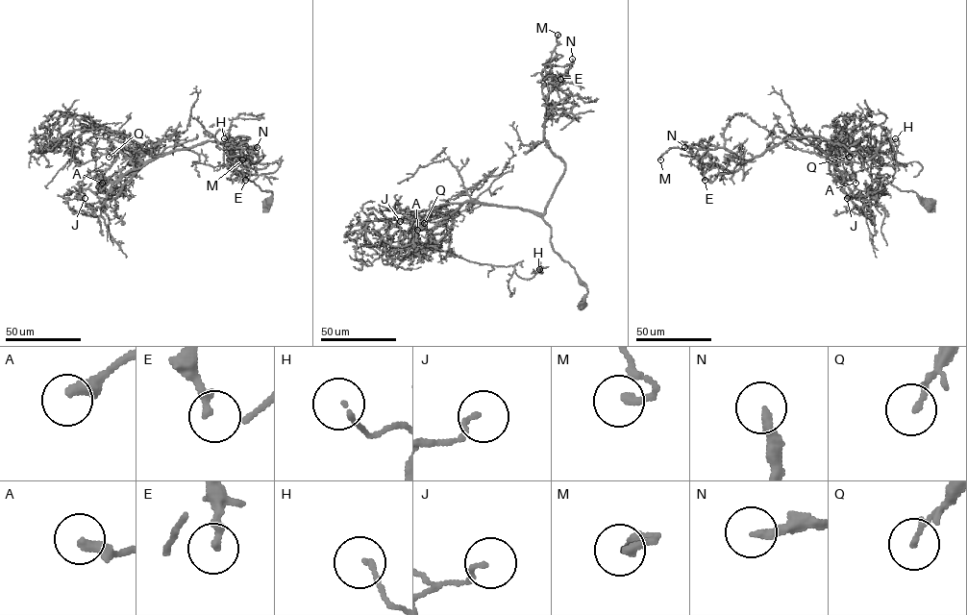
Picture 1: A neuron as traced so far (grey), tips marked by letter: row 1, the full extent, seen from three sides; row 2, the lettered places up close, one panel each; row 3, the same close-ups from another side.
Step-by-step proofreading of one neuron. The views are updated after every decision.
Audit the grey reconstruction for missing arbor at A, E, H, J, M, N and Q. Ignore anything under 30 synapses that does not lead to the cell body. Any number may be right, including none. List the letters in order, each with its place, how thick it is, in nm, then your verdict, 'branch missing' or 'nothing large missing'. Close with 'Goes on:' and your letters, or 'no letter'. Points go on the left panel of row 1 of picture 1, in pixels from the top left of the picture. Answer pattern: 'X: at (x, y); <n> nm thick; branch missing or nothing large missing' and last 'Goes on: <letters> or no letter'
A: at (102, 183); 360 nm thick; nothing large missing
E: at (245, 180); 240 nm thick; nothing large missing
H: at (224, 138); 120 nm thick; nothing large missing
J: at (85, 198); 130 nm thick; nothing large missing
M: at (242, 159); 240 nm thick; nothing large missing
N: at (257, 147); 220 nm thick; nothing large missing
Q: at (109, 157); 150 nm thick; nothing large missing
Goes on: no letter

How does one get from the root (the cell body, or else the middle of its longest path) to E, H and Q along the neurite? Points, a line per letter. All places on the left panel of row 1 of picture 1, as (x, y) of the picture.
E: (265, 204), (271, 192), (235, 171), (226, 145), (239, 136), (249, 137), (229, 159), (245, 180)
H: (265, 204), (271, 192), (216, 142), (135, 162), (172, 139), (217, 166), (224, 138)
Q: (265, 204), (271, 192), (216, 142), (148, 159), (111, 200), (109, 157)

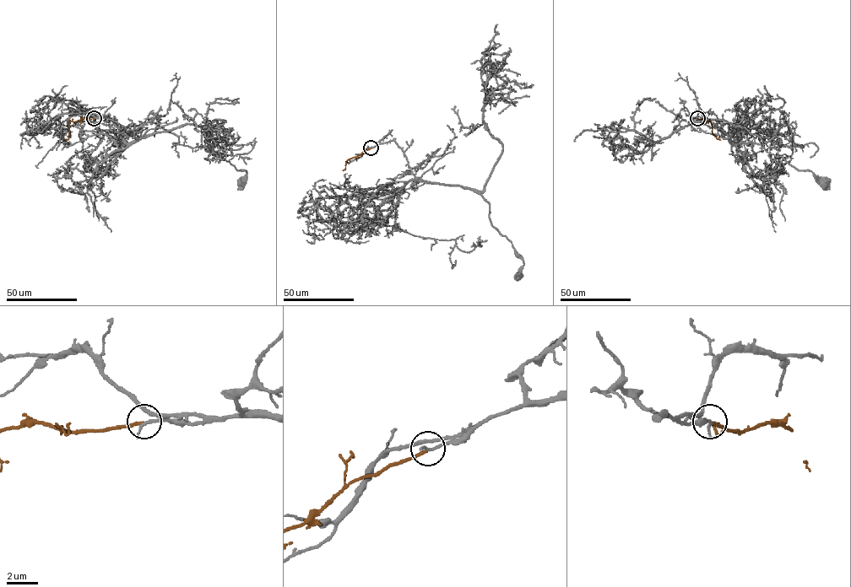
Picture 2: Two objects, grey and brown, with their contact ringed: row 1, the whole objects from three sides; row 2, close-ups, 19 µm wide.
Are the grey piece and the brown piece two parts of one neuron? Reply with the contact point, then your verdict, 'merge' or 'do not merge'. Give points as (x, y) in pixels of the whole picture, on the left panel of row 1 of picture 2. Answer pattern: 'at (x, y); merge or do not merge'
at (94, 118); merge

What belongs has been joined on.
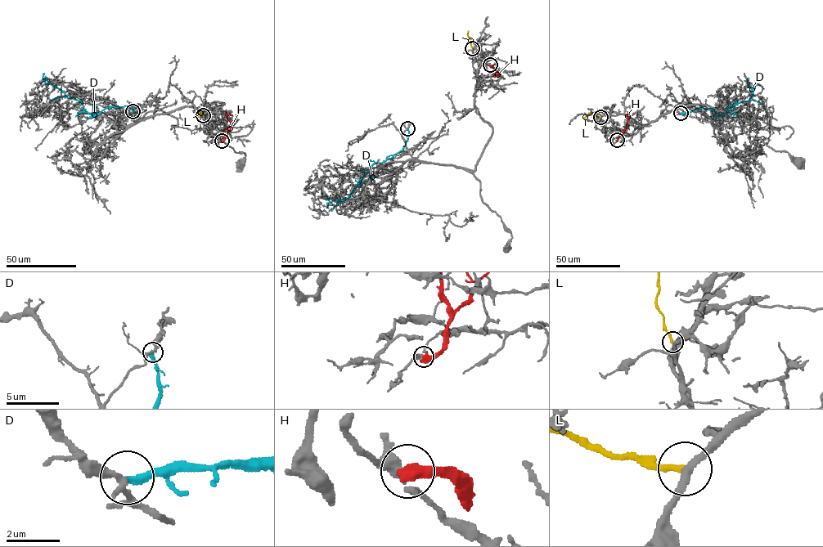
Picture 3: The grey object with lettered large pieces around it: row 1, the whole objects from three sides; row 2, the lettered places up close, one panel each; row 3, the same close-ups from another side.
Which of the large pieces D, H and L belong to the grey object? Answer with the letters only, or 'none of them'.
none of them

